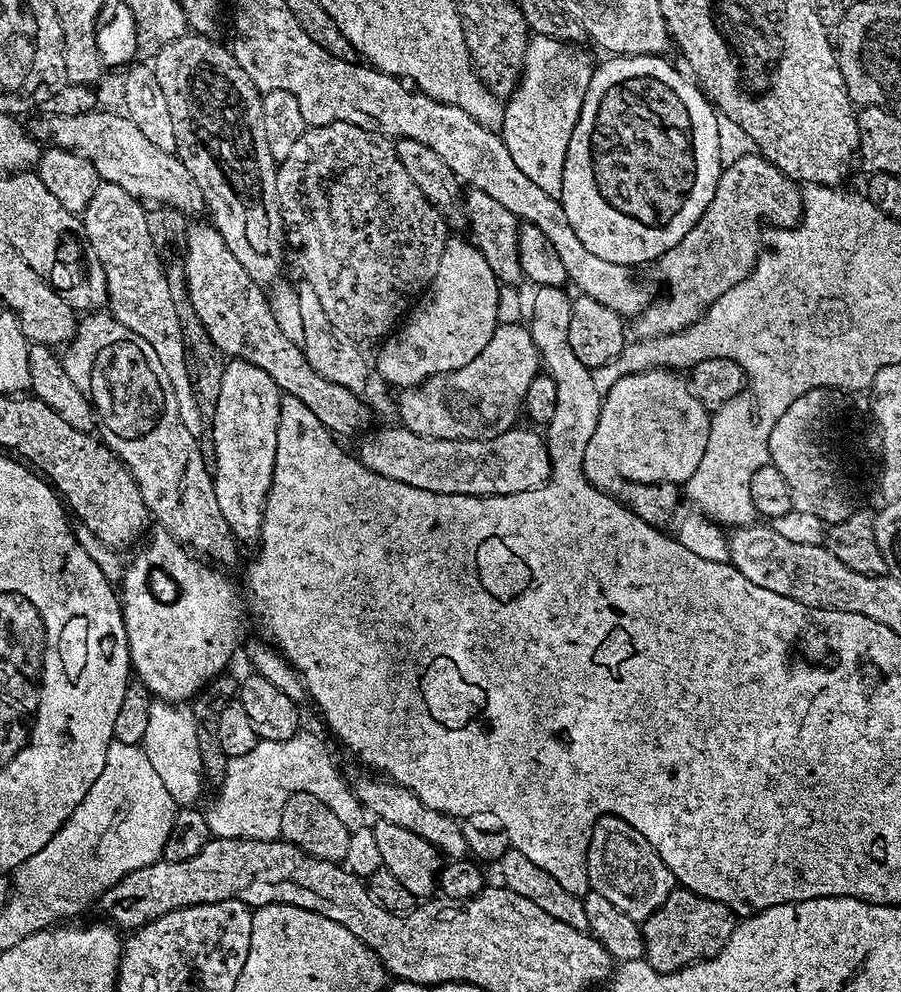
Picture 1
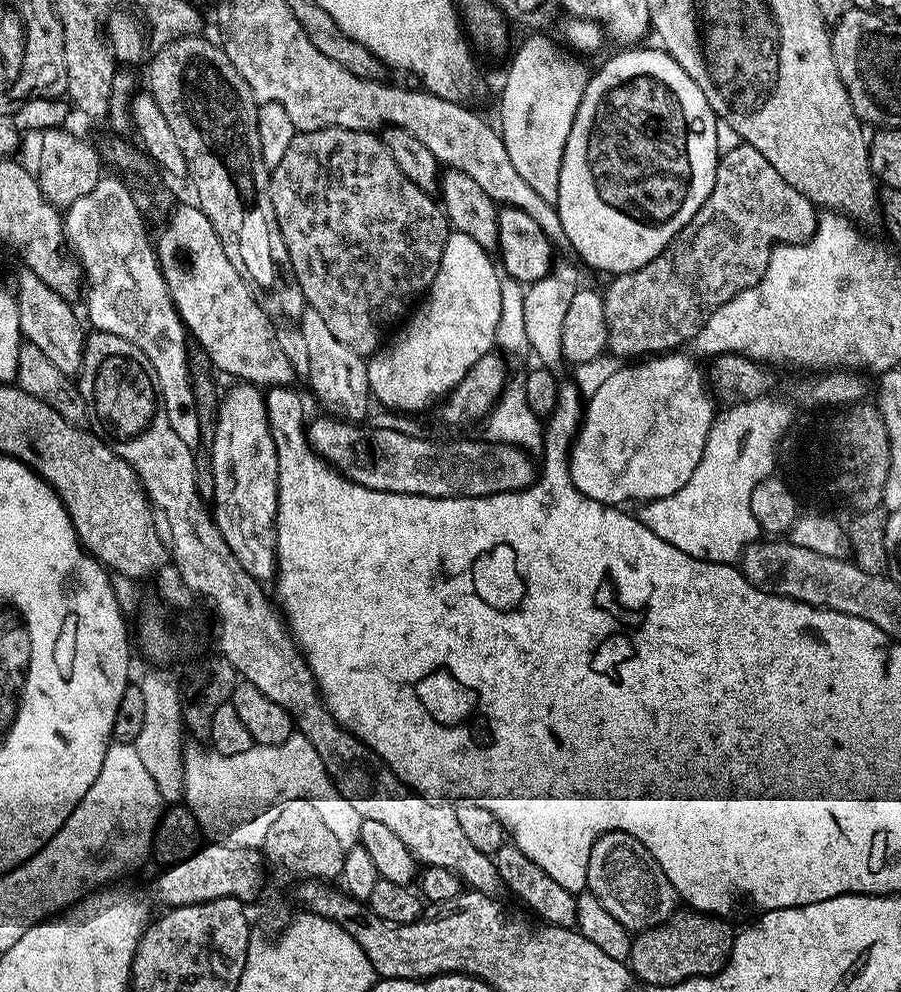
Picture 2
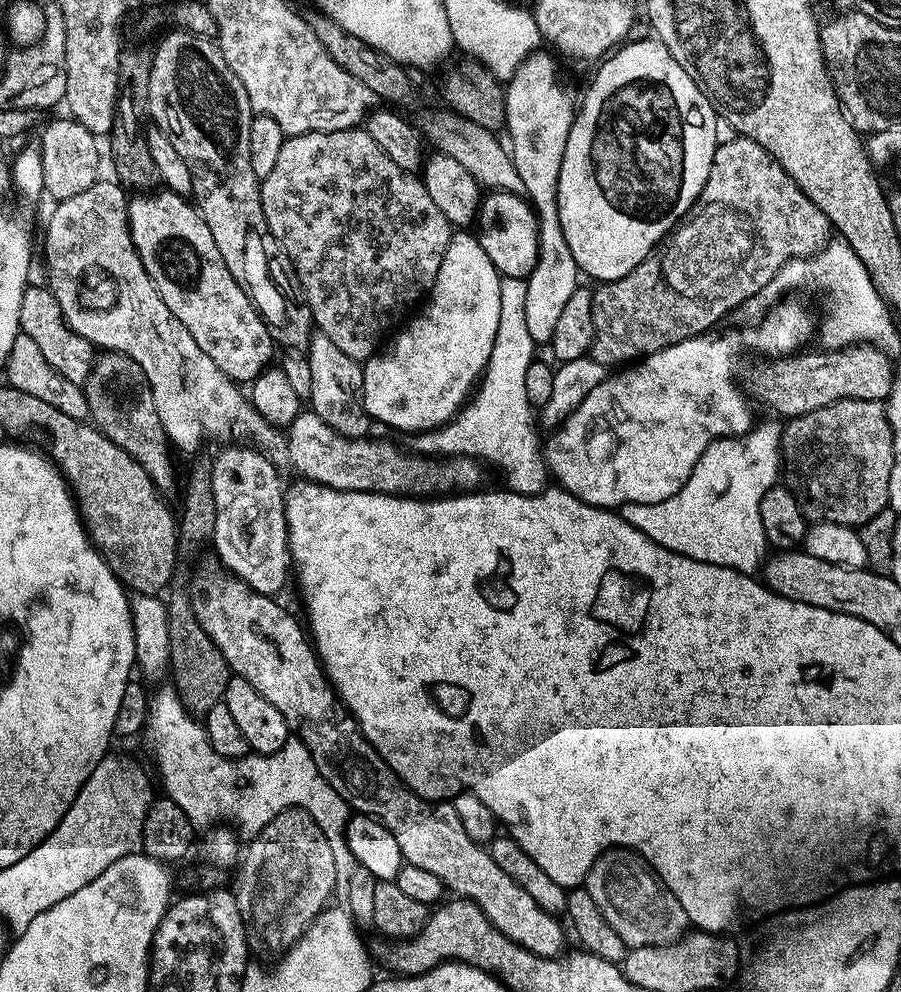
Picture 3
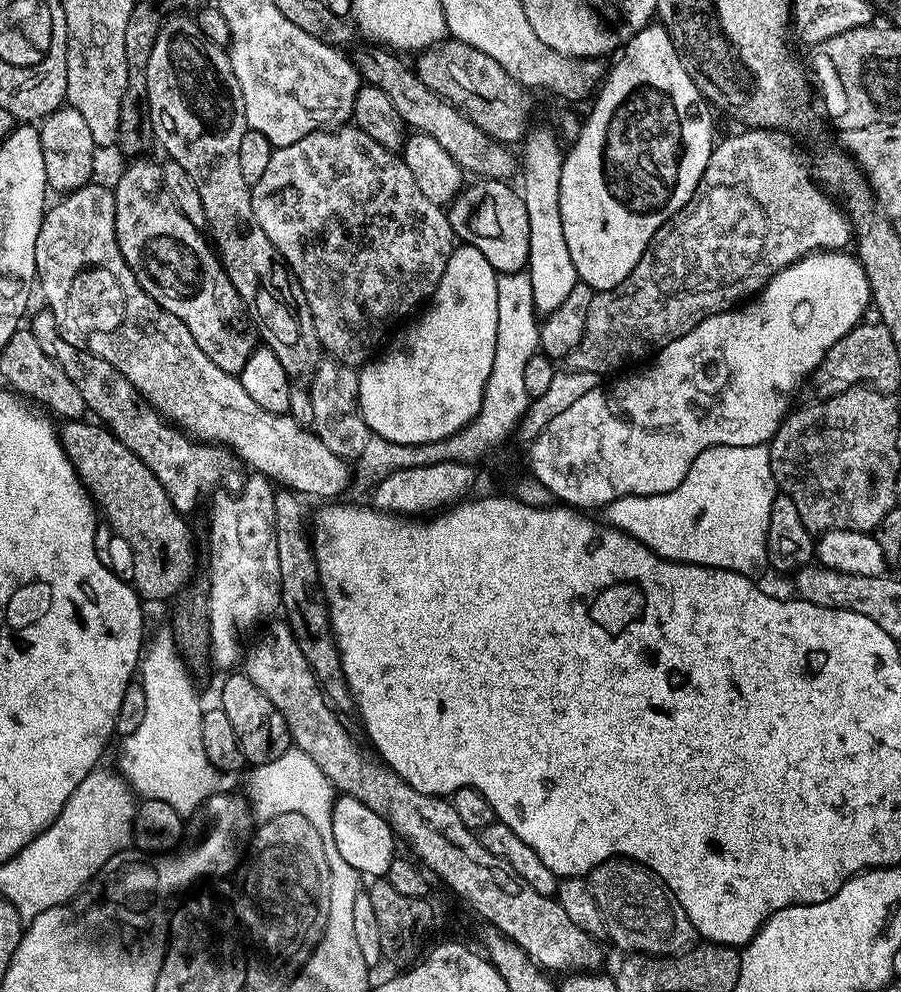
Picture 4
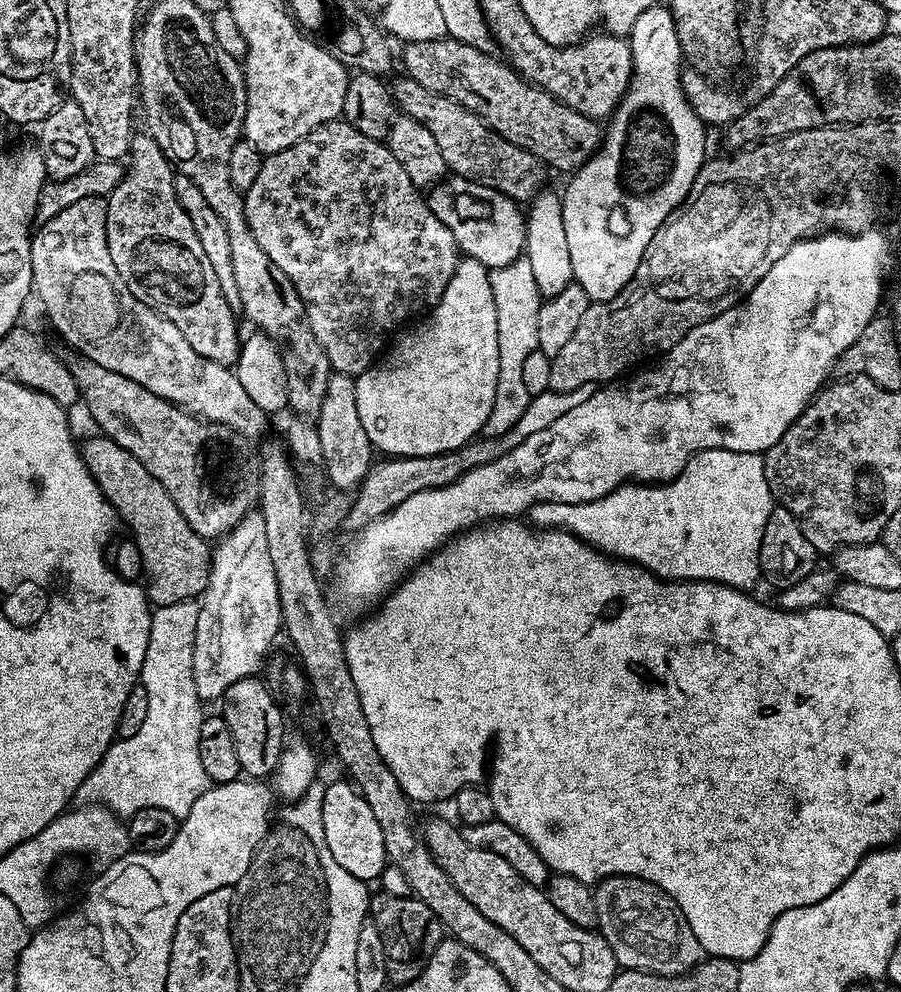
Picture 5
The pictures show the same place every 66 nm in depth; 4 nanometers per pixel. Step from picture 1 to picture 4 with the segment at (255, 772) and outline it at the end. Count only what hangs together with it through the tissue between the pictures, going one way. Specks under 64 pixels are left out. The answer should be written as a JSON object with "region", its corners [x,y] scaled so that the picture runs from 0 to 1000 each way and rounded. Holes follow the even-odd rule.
{"region":[[[182,635],[173,642],[168,642],[162,656],[159,658],[155,672],[153,674],[153,688],[162,696],[162,724],[149,736],[149,740],[137,743],[133,754],[133,771],[131,777],[143,790],[152,803],[161,806],[179,806],[193,817],[198,817],[200,822],[212,824],[213,818],[225,816],[234,802],[241,801],[245,797],[245,779],[233,768],[229,762],[229,752],[224,752],[222,743],[222,724],[224,721],[224,709],[218,703],[218,690],[213,686],[214,678],[211,676],[205,664],[200,660],[200,655],[194,649],[190,636]],[[322,752],[313,760],[313,764],[285,770],[279,777],[269,798],[277,811],[279,822],[285,828],[292,829],[309,821],[335,821],[335,825],[346,830],[349,837],[358,839],[361,853],[366,857],[372,856],[368,815],[373,811],[375,799],[368,793],[366,784],[353,778],[353,772],[341,760],[335,760],[335,756]]]}

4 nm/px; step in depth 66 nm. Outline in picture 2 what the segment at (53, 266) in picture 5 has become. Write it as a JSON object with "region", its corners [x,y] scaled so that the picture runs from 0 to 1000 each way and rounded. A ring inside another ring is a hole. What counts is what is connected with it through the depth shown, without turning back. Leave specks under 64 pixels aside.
{"region":[[[117,176],[100,196],[87,200],[87,204],[73,211],[69,221],[74,245],[78,250],[80,246],[79,253],[95,279],[97,326],[102,326],[101,330],[108,335],[121,335],[140,341],[140,345],[149,345],[149,349],[166,361],[189,429],[193,429],[193,438],[198,438],[209,452],[215,453],[221,438],[216,401],[209,379],[211,347],[173,264],[173,252],[165,241],[166,234],[164,238],[160,231],[161,219],[151,206],[149,194],[135,182]],[[355,417],[351,424],[341,428],[342,446],[346,449],[350,456],[360,463],[360,465],[378,480],[383,480],[385,484],[391,484],[395,488],[406,490],[411,494],[420,494],[421,496],[436,496],[437,498],[459,498],[461,500],[476,500],[477,502],[505,502],[506,500],[547,500],[548,498],[557,498],[558,496],[580,496],[583,492],[590,491],[596,483],[597,476],[593,471],[590,473],[592,461],[583,456],[579,452],[568,452],[565,448],[547,448],[538,446],[536,443],[529,444],[497,444],[494,448],[486,448],[482,444],[468,444],[464,440],[452,440],[448,435],[443,435],[440,431],[404,431],[408,429],[396,429],[391,425],[383,425],[376,421],[370,421],[364,417]]]}

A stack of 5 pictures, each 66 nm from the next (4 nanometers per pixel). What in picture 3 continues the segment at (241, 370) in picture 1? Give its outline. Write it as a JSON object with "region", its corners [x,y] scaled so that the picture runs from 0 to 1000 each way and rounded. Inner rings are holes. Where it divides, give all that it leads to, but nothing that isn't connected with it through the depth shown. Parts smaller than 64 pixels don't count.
{"region":[[[257,450],[239,457],[236,466],[238,509],[241,510],[241,525],[234,543],[240,548],[239,559],[245,570],[283,597],[305,602],[322,585],[322,561],[320,559],[320,527],[315,517],[317,488],[311,485],[312,473],[307,472],[292,456],[280,450]]]}

